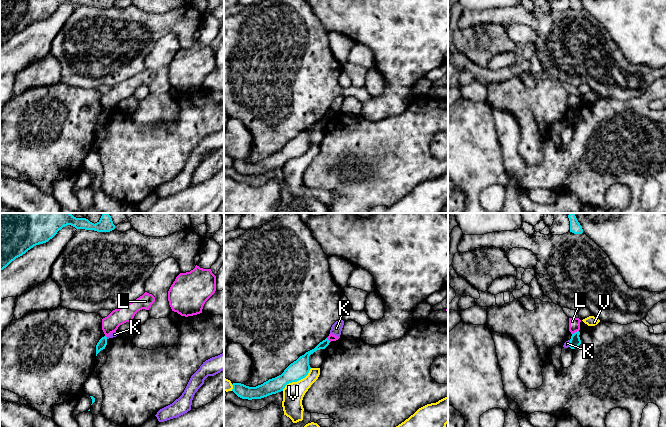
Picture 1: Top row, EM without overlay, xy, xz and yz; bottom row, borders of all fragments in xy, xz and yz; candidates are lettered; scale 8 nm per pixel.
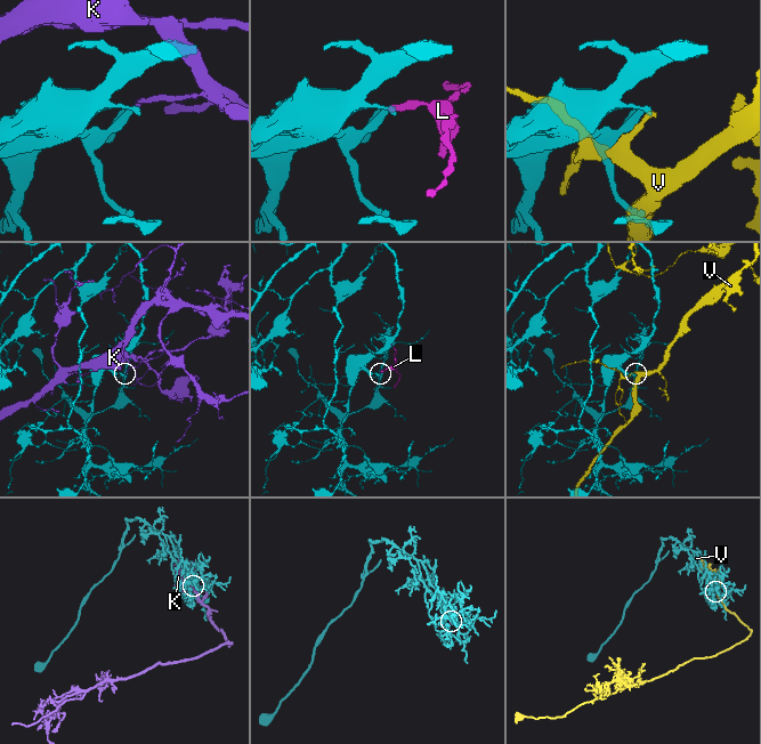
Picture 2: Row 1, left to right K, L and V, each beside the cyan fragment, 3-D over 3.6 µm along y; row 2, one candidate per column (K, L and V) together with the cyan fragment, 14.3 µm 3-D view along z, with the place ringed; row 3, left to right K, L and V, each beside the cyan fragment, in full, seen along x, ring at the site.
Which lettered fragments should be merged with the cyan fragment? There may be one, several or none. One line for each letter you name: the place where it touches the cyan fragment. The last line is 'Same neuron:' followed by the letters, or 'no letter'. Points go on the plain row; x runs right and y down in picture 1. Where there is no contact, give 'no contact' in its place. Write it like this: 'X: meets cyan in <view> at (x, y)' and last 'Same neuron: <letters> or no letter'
Same neuron: no letter

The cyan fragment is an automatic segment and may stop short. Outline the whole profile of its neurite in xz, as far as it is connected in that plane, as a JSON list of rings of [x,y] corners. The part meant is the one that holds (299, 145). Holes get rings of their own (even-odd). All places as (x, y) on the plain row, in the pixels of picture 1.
[[[326,114],[320,118],[314,125],[300,132],[296,137],[291,139],[284,148],[261,161],[249,163],[241,159],[233,159],[232,167],[242,175],[261,175],[272,170],[283,167],[285,162],[292,158],[297,158],[305,154],[311,143],[309,141],[309,132],[320,125],[325,125],[330,117]]]

